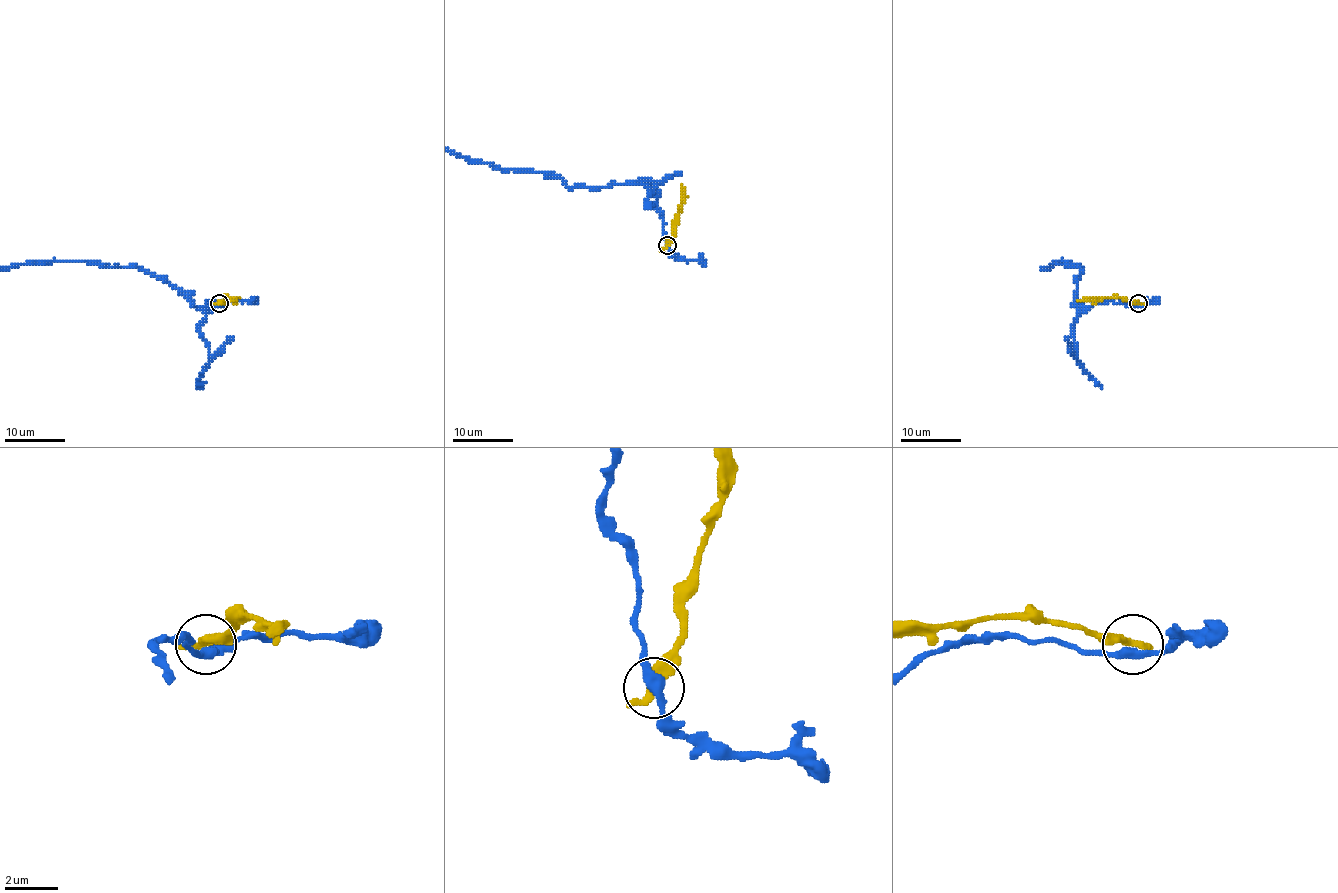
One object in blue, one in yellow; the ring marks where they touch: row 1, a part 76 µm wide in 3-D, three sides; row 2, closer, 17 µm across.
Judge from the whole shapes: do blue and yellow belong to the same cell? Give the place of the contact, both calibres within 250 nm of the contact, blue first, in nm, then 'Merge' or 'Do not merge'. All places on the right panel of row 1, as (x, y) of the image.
Place: (1138, 303). Thickness 340 nm (blue) against 440 nm. Do not merge

